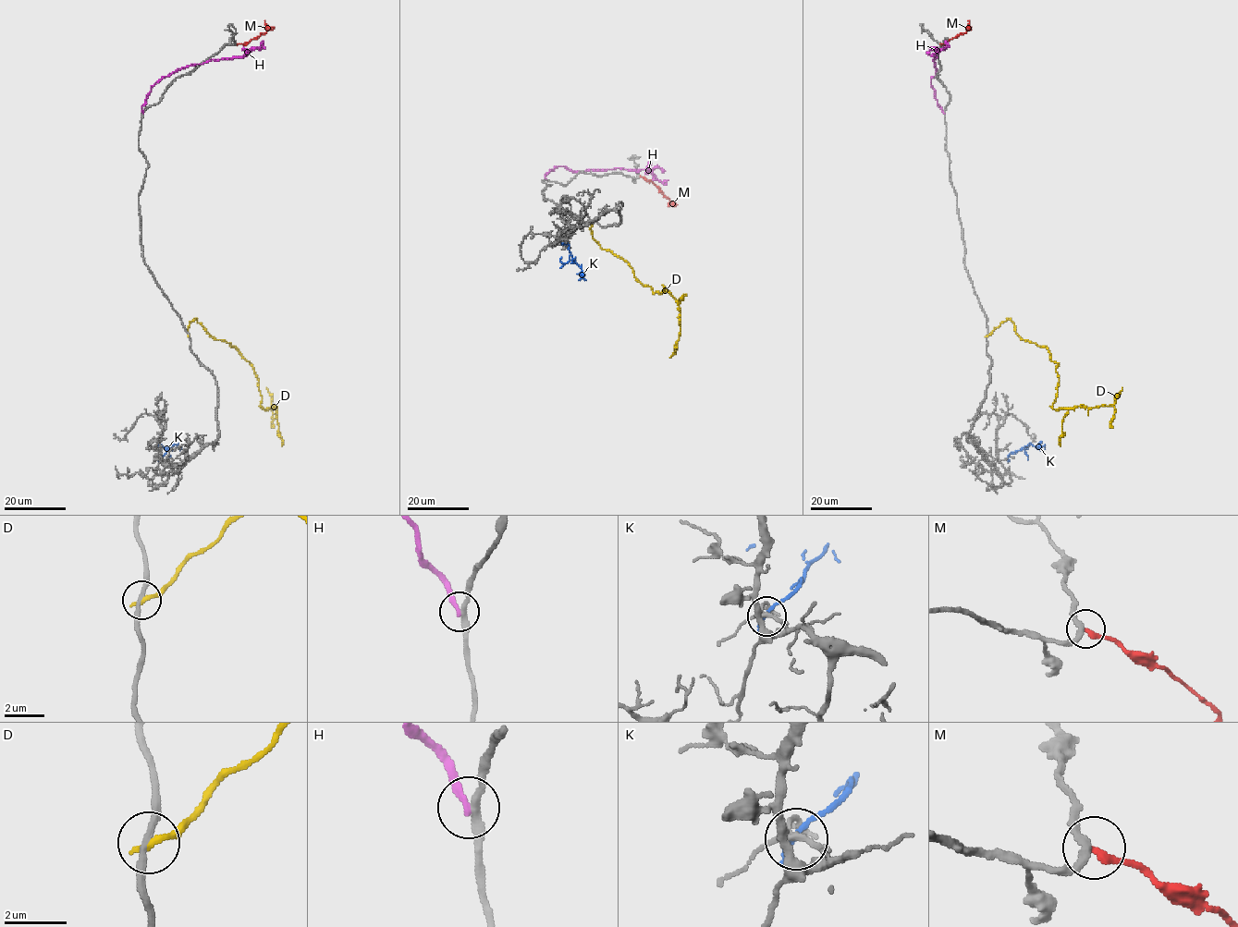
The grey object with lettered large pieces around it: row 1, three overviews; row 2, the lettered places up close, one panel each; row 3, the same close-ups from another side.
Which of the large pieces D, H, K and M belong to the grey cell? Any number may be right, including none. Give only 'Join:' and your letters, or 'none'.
Join: none

